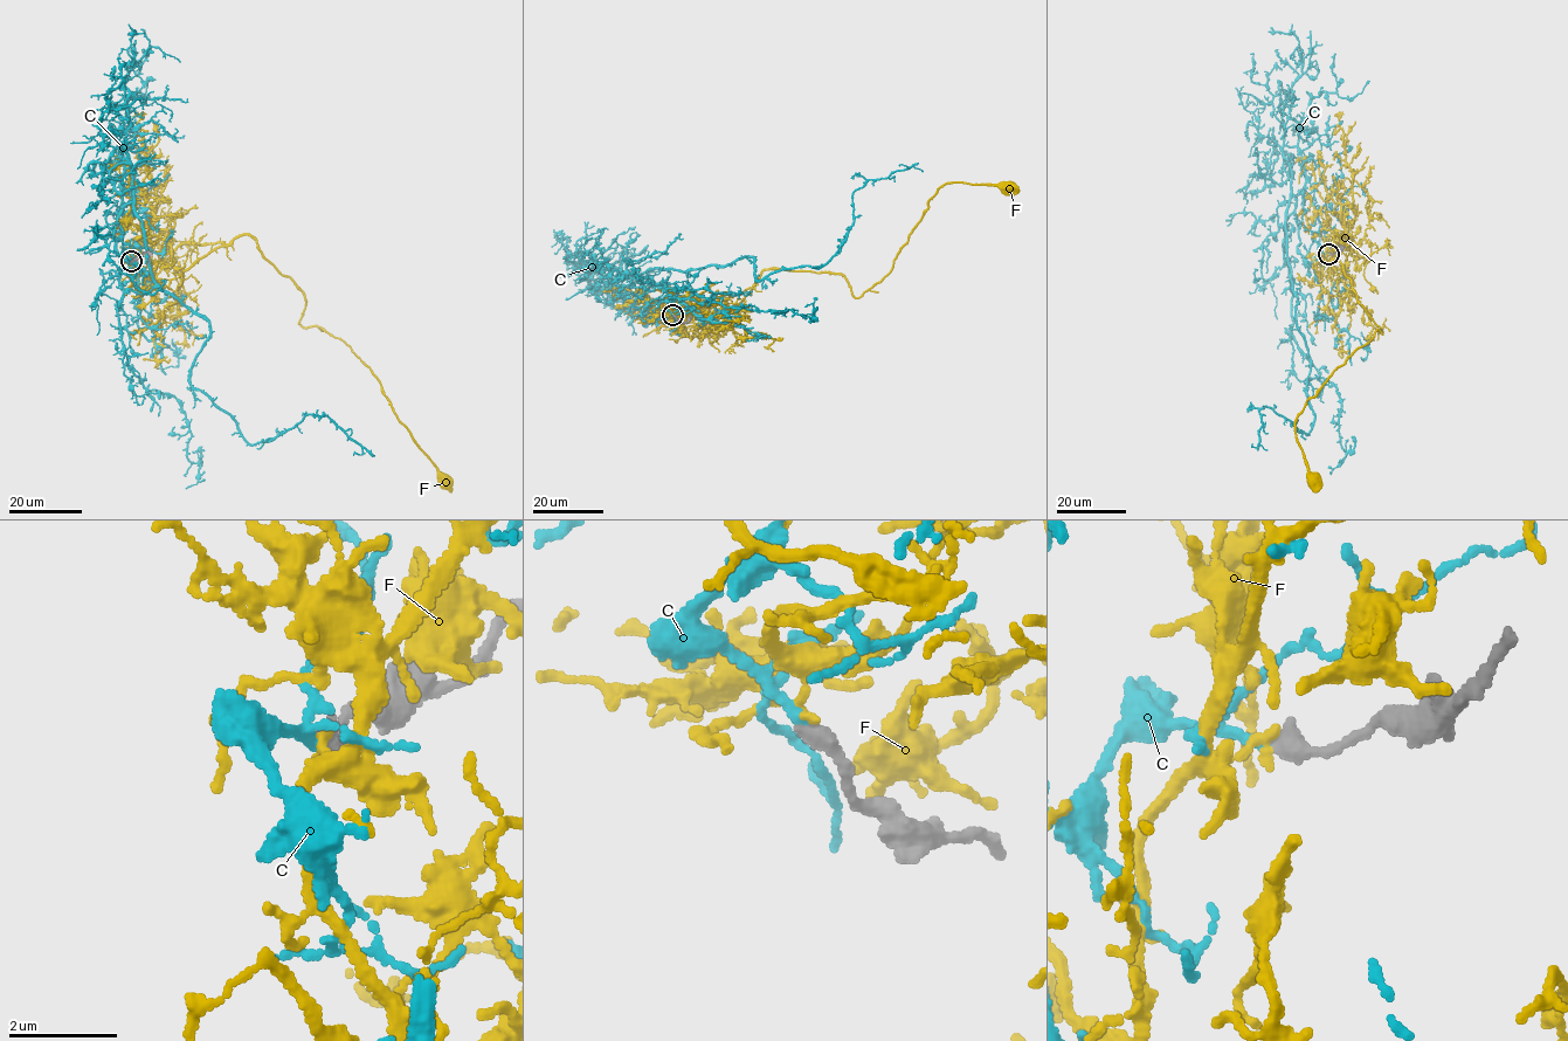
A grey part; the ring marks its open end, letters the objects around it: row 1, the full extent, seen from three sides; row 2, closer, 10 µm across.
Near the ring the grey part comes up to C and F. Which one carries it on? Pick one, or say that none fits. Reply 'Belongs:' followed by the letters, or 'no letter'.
Belongs: C

